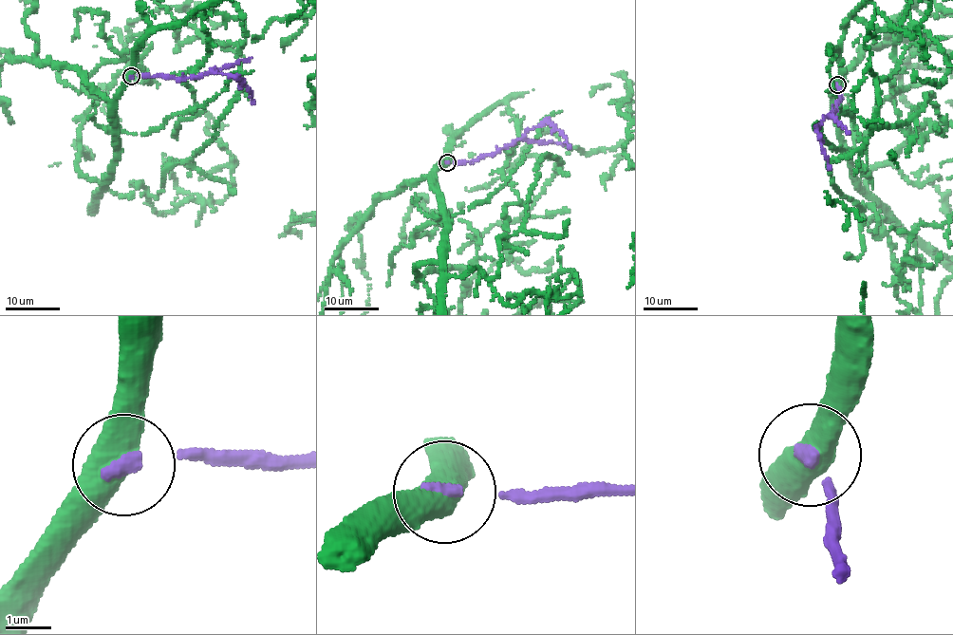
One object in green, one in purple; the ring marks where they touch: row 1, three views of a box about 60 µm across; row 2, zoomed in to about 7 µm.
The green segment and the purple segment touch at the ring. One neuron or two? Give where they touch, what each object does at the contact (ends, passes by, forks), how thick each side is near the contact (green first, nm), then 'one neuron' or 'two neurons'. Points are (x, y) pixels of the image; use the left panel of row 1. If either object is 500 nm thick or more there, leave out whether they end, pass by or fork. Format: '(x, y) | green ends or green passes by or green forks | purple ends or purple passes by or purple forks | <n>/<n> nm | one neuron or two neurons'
(131, 76) | 550/280 nm | two neurons

